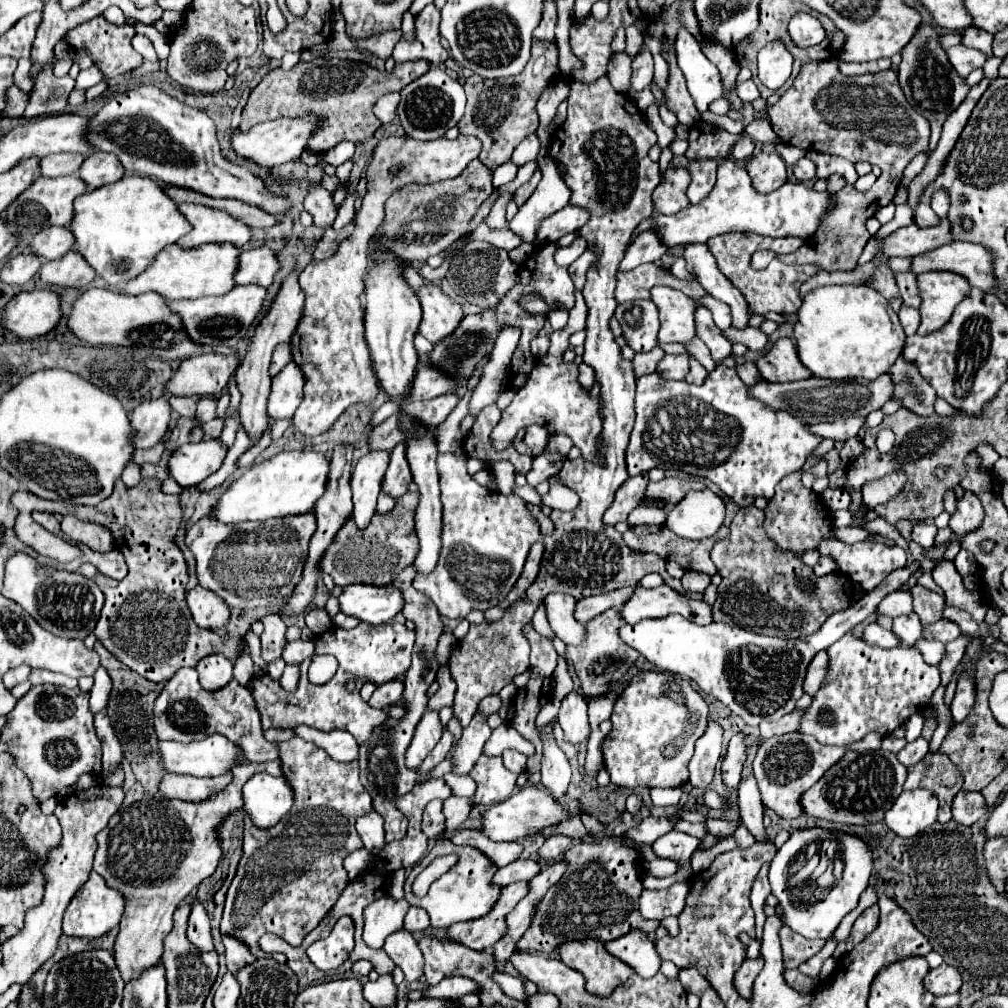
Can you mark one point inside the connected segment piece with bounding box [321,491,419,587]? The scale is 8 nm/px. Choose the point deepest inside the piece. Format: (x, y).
(375, 555)

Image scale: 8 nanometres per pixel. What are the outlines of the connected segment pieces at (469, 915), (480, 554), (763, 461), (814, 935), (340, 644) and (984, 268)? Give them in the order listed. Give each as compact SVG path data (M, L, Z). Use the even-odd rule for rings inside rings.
M439 841L435 843L431 855L423 857L407 875L405 881L405 899L411 905L419 905L423 909L427 909L429 917L431 917L431 927L449 927L453 923L465 921L465 919L473 919L473 917L481 917L483 913L489 913L489 909L493 909L493 901L497 901L497 891L501 891L499 885L493 885L493 873L497 869L493 869L493 863L489 861L489 857L485 857L479 849L473 847L457 847L451 841ZM447 853L457 853L459 861L457 865L453 865L445 875L441 875L437 881L431 883L429 891L425 897L417 897L411 891L411 885L415 881L415 877L437 857L437 855L447 855Z
M443 453L437 457L437 469L439 469L439 477L441 477L441 501L443 501L443 531L441 531L441 557L437 561L437 569L433 569L433 573L427 573L427 575L417 575L415 581L413 581L413 587L427 593L433 603L437 605L439 613L449 617L449 619L463 619L463 615L467 615L469 611L473 609L489 609L493 605L497 605L499 601L503 601L507 597L507 593L511 591L511 587L515 585L515 581L519 579L521 571L523 571L523 565L527 561L527 555L529 555L529 549L535 541L539 541L539 523L537 519L531 515L531 511L527 509L527 505L523 503L521 497L517 495L509 495L509 497L503 497L501 493L495 493L495 491L489 491L487 487L481 487L479 483L473 481L473 477L467 473L465 469L465 459L463 457L457 457L455 453Z
M719 365L715 371L711 371L705 377L703 385L691 385L687 381L665 381L657 373L637 377L635 425L625 451L625 461L627 461L629 477L645 473L653 467L665 469L669 473L683 471L683 473L707 477L721 491L725 491L725 495L729 495L739 507L747 507L753 503L755 497L771 499L775 485L785 475L801 469L807 455L813 453L821 441L823 437L809 433L809 427L801 425L801 421L797 421L793 415L785 411L775 411L763 401L749 397L749 389L747 385L743 385L737 371ZM667 403L685 403L685 421L683 415L679 417L679 413L669 411L671 429L665 429L659 421L659 411Z
M825 829L795 831L789 841L777 849L769 865L769 881L773 895L779 899L779 909L785 917L785 925L805 939L829 939L841 919L857 907L859 895L867 889L873 869L871 851L865 841L847 833L833 833ZM807 849L819 849L811 853ZM827 849L843 849L843 877L833 875L833 859L827 857Z
M361 623L355 629L341 629L331 627L329 631L315 637L315 645L321 645L321 655L333 655L339 661L337 673L325 685L313 685L307 679L307 667L311 659L301 663L301 679L295 693L287 693L277 681L271 677L253 677L253 695L261 713L263 729L269 727L295 727L295 725L309 725L321 731L343 729L349 731L355 741L361 745L369 739L373 727L385 723L387 712L375 709L363 701L360 689L363 683L387 683L407 673L411 663L411 649L413 649L415 633L409 631L401 623L383 623L383 625L369 625Z
M953 241L931 253L913 259L915 273L923 271L953 271L969 279L969 283L981 291L995 289L995 269L991 265L993 253L983 245L969 241Z

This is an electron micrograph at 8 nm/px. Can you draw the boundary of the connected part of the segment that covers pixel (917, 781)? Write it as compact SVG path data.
M927 753L917 765L909 767L905 789L929 789L939 799L939 823L951 819L951 801L963 785L963 777L957 767L943 753Z

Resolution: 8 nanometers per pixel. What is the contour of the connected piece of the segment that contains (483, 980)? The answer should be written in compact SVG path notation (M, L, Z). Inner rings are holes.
M423 935L419 939L419 949L423 951L425 957L425 977L427 977L427 985L437 985L441 979L445 977L453 977L453 975L461 975L461 977L469 977L475 979L481 987L485 989L493 989L495 995L501 993L497 989L497 985L491 981L491 973L495 971L493 965L493 949L485 949L485 951L475 951L469 949L465 945L457 945L457 941L449 941L449 937L445 935Z

